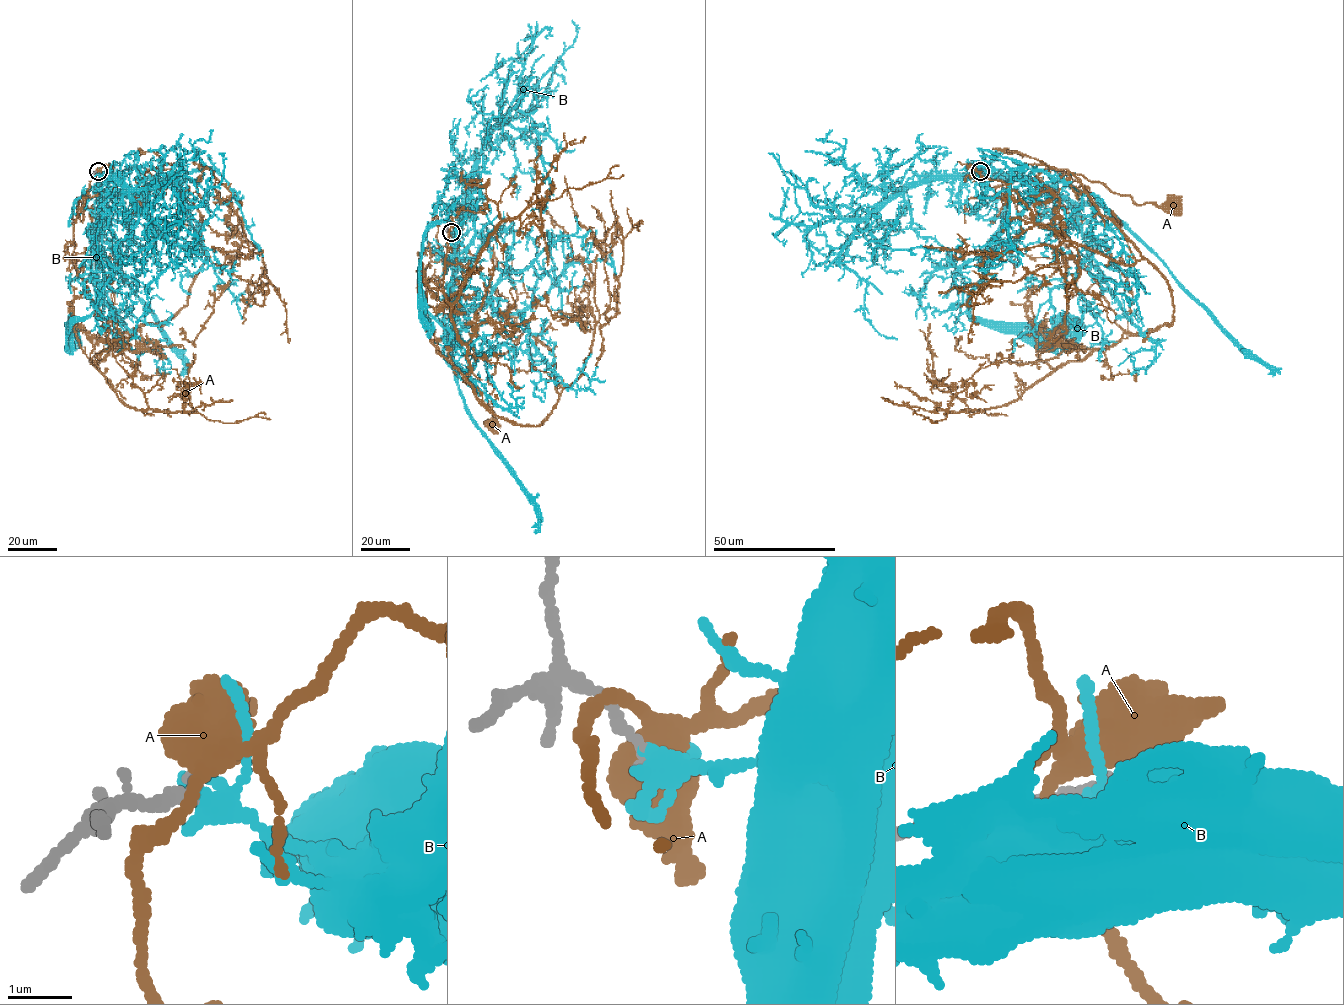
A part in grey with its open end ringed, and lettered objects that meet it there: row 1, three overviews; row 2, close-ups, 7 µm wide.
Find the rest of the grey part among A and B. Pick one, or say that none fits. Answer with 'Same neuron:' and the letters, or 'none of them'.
Same neuron: B

